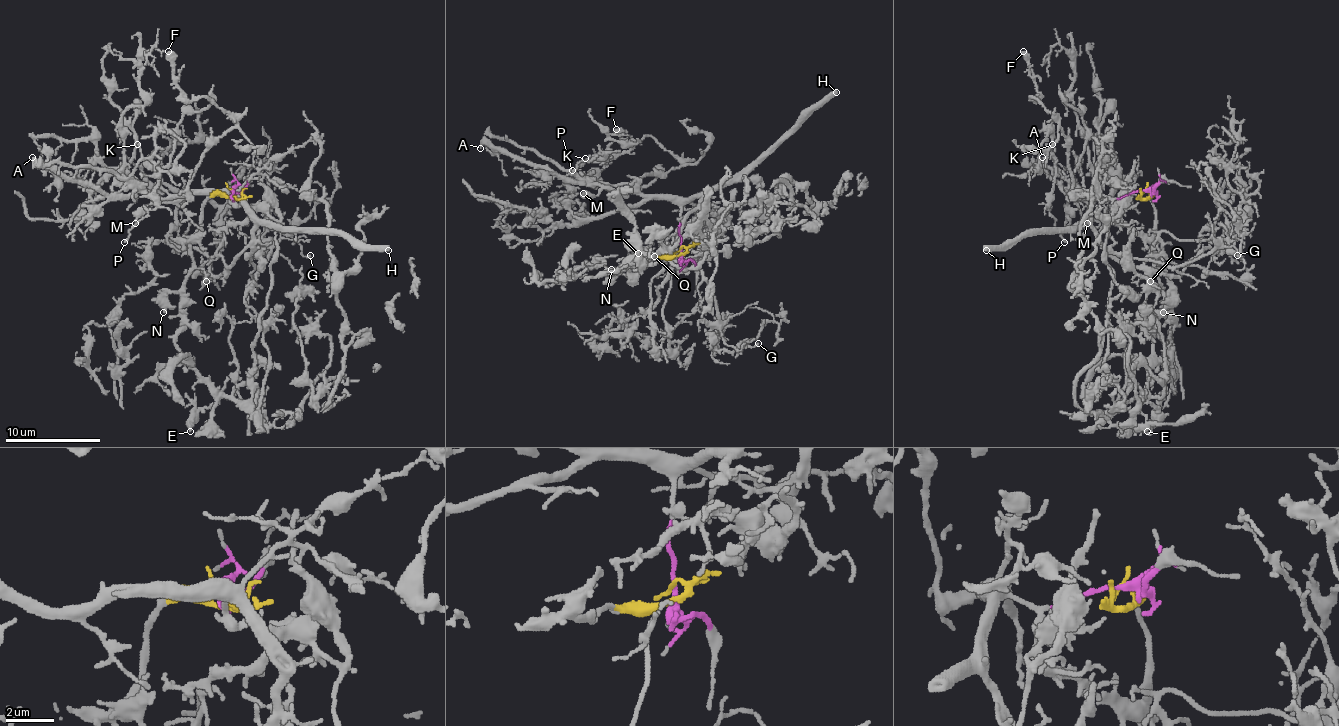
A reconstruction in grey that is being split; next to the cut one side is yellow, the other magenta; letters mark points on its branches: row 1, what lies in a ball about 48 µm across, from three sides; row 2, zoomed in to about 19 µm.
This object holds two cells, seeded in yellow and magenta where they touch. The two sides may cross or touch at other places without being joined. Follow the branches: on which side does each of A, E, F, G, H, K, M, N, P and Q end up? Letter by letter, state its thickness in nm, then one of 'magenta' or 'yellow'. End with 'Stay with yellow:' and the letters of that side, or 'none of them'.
A: calibre 280 nm; magenta
E: calibre 180 nm; yellow
F: calibre 550 nm; magenta
G: calibre 160 nm; magenta
H: calibre 480 nm; magenta
K: calibre 140 nm; magenta
M: calibre 260 nm; magenta
N: calibre 220 nm; yellow
P: calibre 130 nm; magenta
Q: calibre 260 nm; yellow
Stay with yellow: E, N, Q

